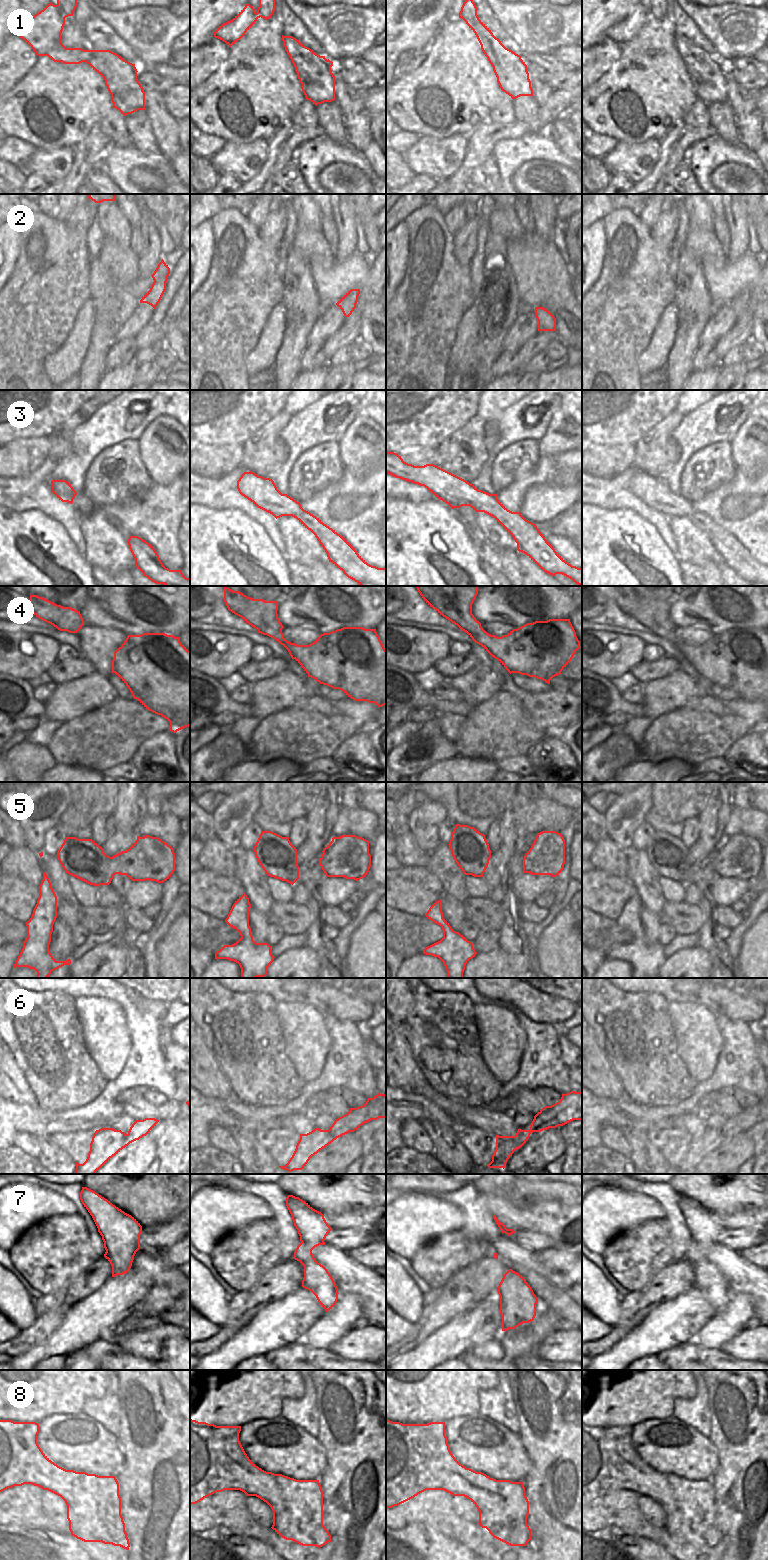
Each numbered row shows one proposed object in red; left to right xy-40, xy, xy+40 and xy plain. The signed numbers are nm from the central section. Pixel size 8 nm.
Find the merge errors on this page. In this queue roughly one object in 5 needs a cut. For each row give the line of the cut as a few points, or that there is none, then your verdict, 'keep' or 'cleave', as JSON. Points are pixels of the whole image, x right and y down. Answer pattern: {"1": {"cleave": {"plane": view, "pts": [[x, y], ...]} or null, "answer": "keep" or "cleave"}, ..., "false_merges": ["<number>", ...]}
{"1": {"cleave": {"plane": "xy-40", "pts": [[92, 50], [108, 73], [114, 77], [114, 86]]}, "answer": "cleave"}, "2": {"cleave": null, "answer": "keep"}, "3": {"cleave": null, "answer": "keep"}, "4": {"cleave": {"plane": "xy+40", "pts": [[480, 626], [474, 641]]}, "answer": "cleave"}, "5": {"cleave": null, "answer": "keep"}, "6": {"cleave": null, "answer": "keep"}, "7": {"cleave": null, "answer": "keep"}, "8": {"cleave": null, "answer": "keep"}, "false_merges": ["1", "4"]}

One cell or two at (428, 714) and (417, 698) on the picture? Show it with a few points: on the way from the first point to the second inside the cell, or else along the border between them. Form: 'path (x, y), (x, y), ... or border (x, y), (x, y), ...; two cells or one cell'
border (412, 708), (431, 707), (437, 713); two cells

